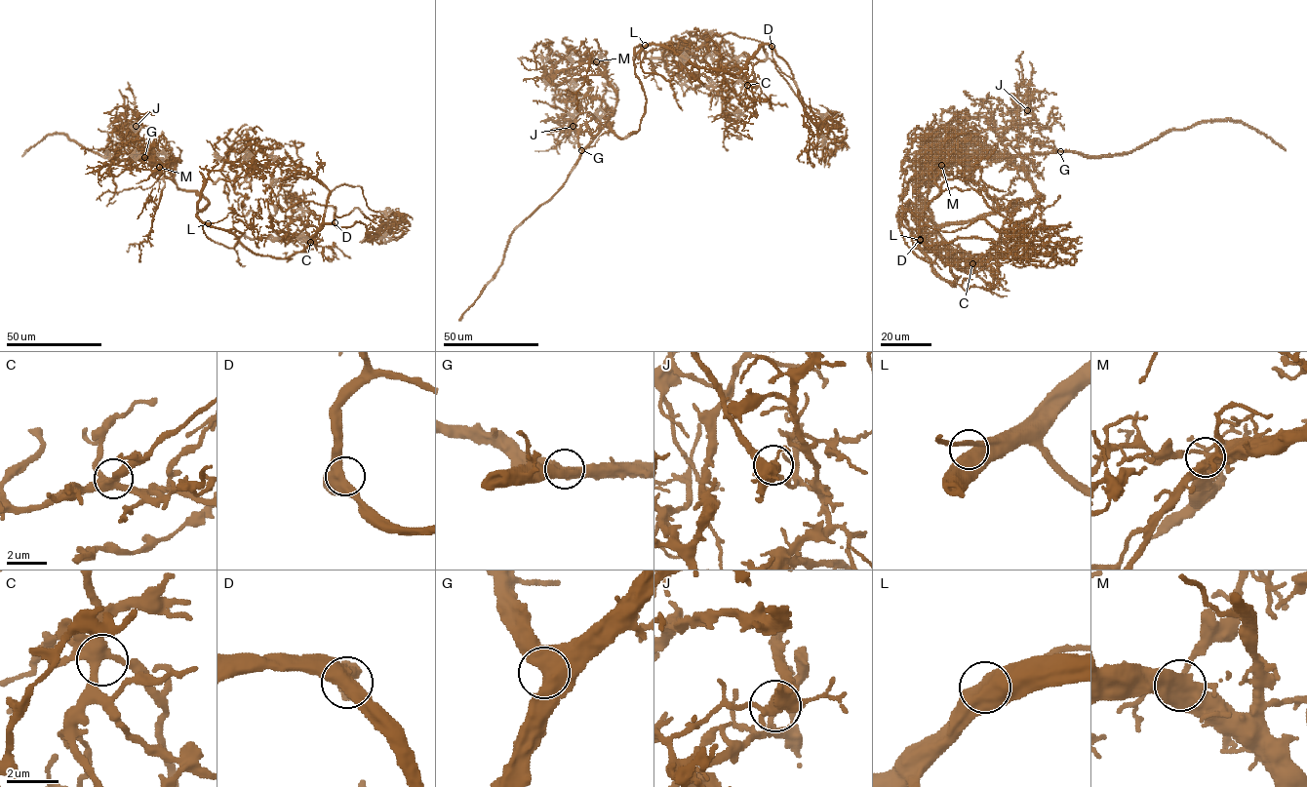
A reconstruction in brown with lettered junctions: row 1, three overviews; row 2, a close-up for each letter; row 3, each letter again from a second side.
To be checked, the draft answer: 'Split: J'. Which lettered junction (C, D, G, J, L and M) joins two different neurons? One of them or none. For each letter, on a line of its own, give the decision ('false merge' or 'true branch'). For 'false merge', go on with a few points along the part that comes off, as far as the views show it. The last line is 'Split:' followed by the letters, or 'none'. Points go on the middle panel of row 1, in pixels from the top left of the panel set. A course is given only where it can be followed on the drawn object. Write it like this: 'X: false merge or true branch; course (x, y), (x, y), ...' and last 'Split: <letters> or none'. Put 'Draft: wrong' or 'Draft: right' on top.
Draft: right
C: true branch
D: true branch
G: true branch
J: false merge; course (573, 126), (573, 118), (561, 123), (562, 126), (559, 118), (562, 116), (566, 121)
L: true branch
M: true branch
Split: J

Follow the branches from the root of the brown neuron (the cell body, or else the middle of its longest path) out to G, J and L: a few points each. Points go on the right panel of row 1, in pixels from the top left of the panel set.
G: (948, 224), (962, 224), (994, 212), (1030, 204), (1042, 197), (1028, 177), (1023, 160), (1033, 154), (1060, 151)
J: (948, 224), (1030, 204), (1043, 195), (1023, 160), (1057, 151), (1019, 131), (1034, 118), (1027, 111)
L: (948, 224), (939, 225), (920, 240)

